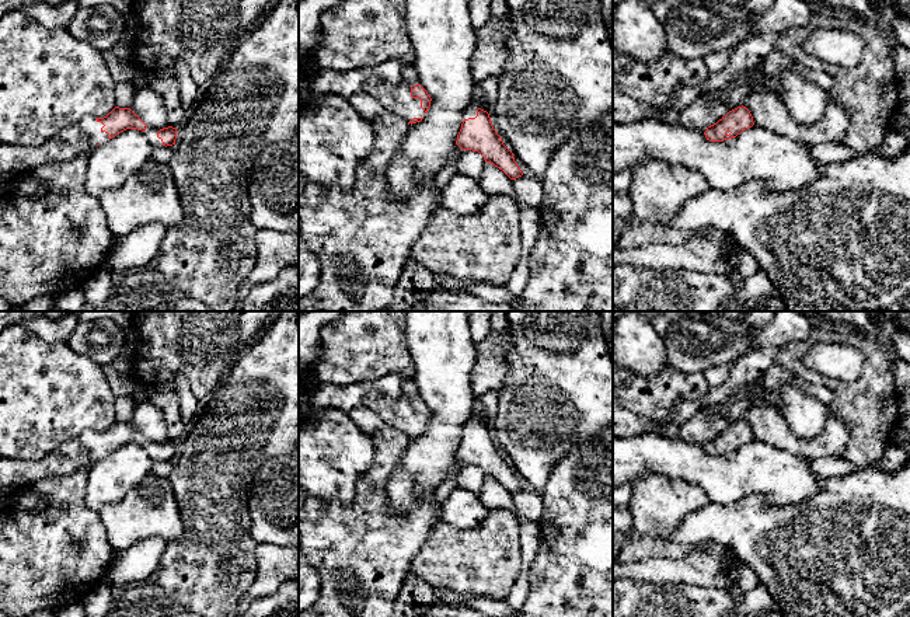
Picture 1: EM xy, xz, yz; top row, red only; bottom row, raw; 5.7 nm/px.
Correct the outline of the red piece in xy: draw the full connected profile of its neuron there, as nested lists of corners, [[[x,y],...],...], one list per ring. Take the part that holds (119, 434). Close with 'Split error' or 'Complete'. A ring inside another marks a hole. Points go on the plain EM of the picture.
[[[115,421],[104,432],[87,432],[88,464],[74,473],[41,480],[32,489],[45,501],[41,510],[28,512],[14,502],[0,512],[0,613],[28,617],[43,610],[84,602],[108,575],[115,551],[107,540],[100,512],[86,502],[93,463],[126,443],[144,446],[147,439],[130,423]]]. Split error

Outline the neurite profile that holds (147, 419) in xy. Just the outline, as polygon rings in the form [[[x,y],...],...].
[[[150,400],[136,402],[130,423],[147,439],[157,443],[168,442],[163,412]]]

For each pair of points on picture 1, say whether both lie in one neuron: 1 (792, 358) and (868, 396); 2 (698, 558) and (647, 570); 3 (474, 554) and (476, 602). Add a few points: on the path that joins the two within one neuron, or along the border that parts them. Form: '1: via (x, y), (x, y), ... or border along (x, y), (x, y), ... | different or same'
1: via (811, 376), (839, 387), (849, 396) | same
2: via (686, 570), (659, 570) | same
3: border along (443, 588), (464, 595), (480, 595), (505, 600) | different

